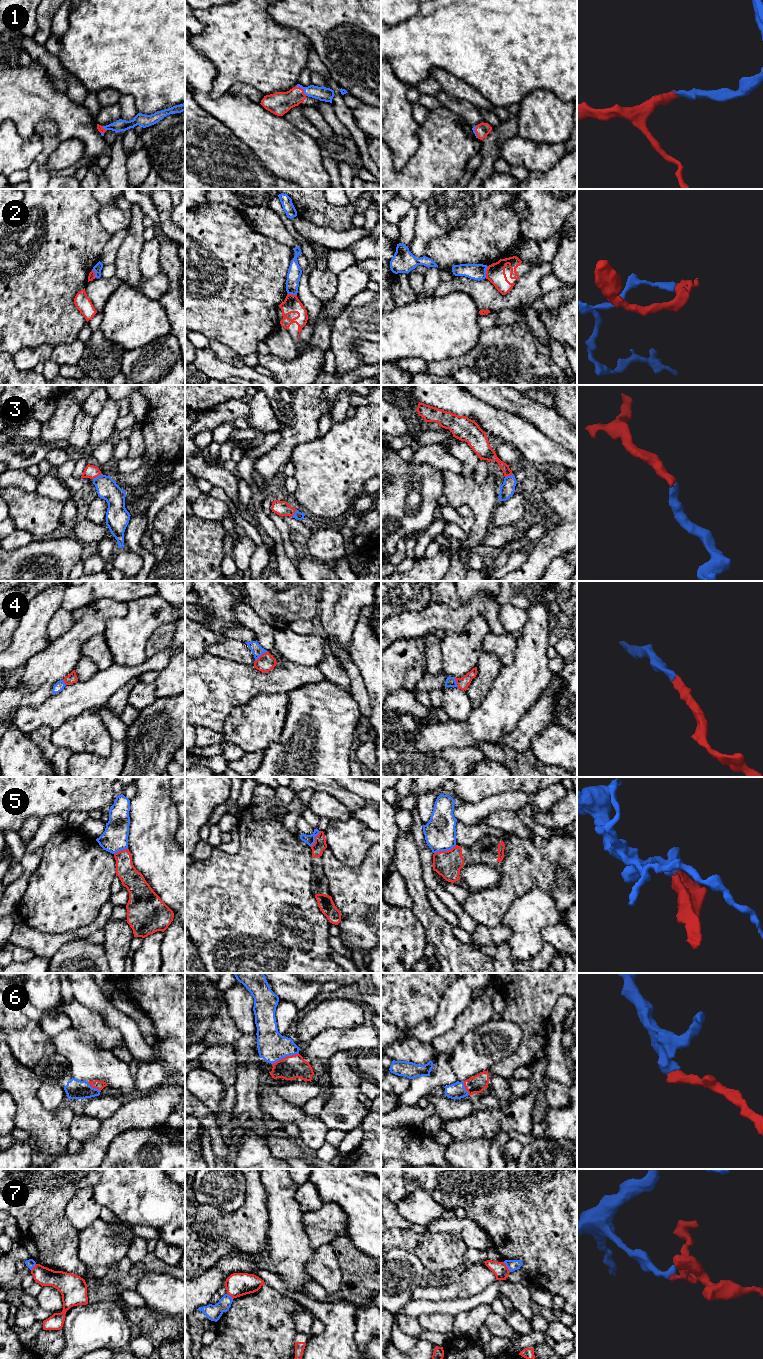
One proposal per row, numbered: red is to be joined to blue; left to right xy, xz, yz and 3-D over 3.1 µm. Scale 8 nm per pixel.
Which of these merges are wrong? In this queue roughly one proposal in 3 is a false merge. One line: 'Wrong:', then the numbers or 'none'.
Wrong: 5, 7

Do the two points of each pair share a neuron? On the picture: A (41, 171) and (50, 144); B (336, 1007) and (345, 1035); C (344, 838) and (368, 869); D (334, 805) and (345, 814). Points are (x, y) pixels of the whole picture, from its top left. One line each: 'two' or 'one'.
A: one
B: two
C: two
D: one

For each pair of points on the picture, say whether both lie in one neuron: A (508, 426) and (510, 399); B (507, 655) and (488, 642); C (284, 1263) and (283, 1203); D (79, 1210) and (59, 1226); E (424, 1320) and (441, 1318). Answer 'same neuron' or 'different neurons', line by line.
A: different neurons
B: same neuron
C: same neuron
D: different neurons
E: same neuron

